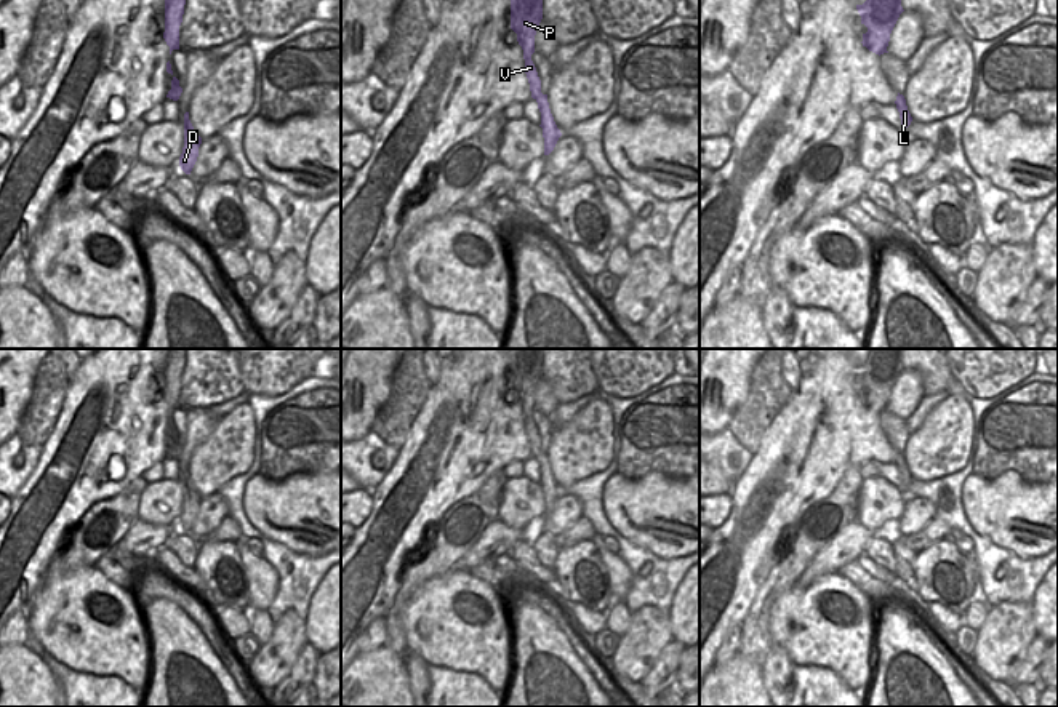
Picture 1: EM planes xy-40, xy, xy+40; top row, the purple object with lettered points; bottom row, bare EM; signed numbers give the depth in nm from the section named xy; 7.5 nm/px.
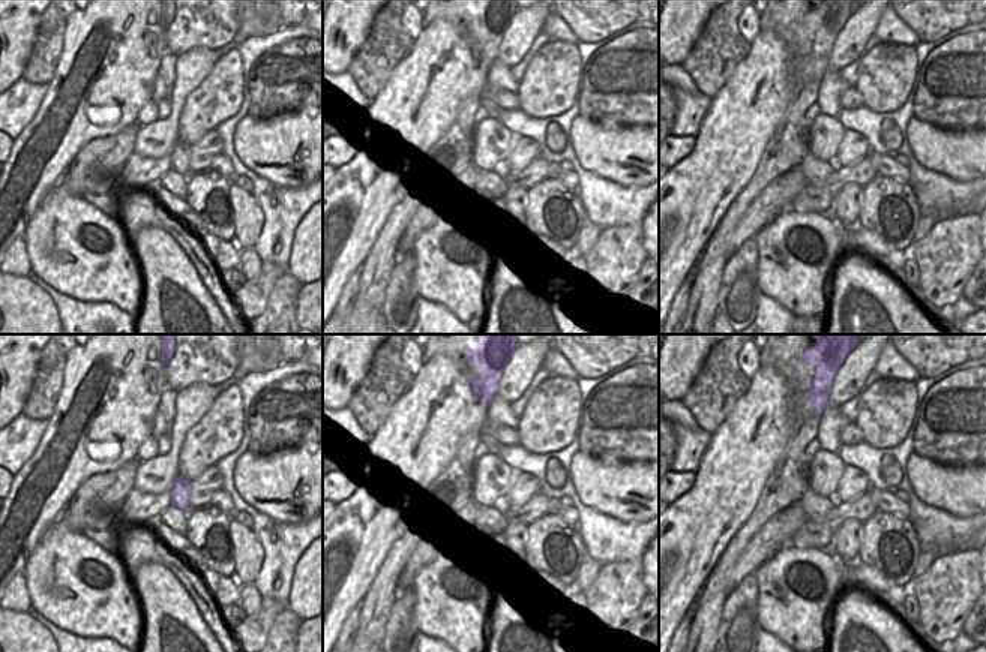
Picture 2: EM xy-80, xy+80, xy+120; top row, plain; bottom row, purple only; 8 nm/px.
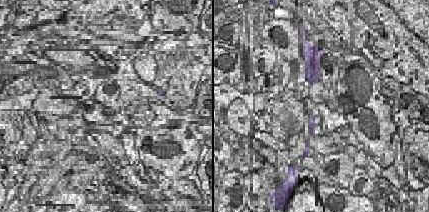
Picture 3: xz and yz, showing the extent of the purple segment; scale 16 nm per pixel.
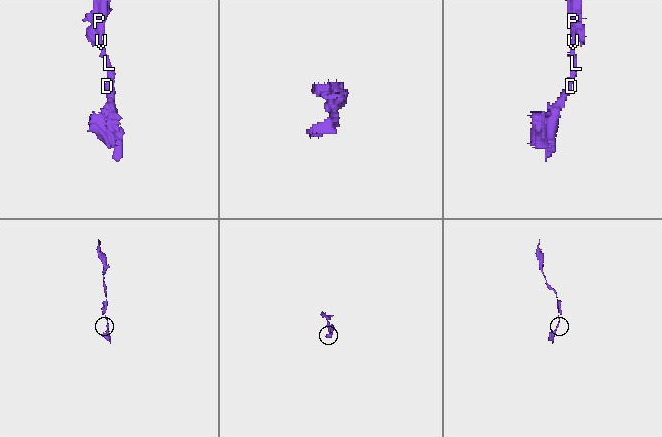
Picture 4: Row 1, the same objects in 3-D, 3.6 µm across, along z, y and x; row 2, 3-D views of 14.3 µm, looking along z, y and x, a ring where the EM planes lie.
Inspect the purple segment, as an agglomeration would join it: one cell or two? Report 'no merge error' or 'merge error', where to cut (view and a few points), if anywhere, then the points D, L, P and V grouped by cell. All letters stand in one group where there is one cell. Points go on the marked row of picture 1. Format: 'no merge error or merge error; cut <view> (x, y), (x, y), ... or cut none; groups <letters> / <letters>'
no merge error; cut none; groups D L P V

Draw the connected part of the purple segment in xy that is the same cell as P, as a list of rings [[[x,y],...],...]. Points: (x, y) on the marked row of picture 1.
[[[511,0],[511,29],[517,34],[517,42],[523,50],[525,74],[530,83],[531,98],[541,112],[541,128],[544,138],[544,155],[549,155],[562,136],[549,109],[547,94],[541,93],[541,80],[531,61],[535,53],[535,35],[543,19],[543,0]]]

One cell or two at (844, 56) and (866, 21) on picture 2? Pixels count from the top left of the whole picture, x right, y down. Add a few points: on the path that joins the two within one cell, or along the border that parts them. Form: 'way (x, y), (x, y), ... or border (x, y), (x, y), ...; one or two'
way (847, 47), (857, 30); one

